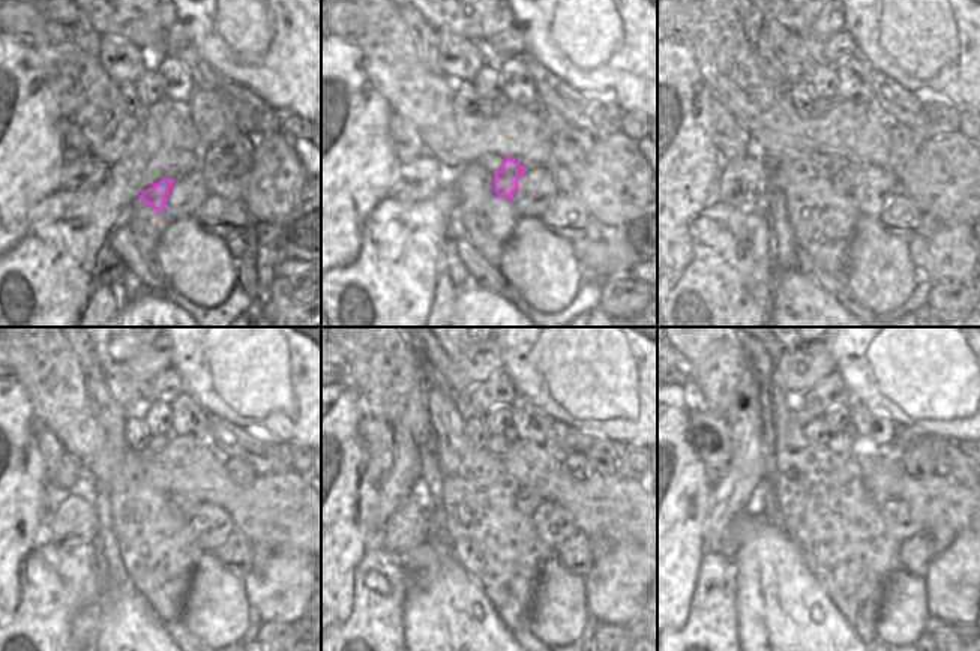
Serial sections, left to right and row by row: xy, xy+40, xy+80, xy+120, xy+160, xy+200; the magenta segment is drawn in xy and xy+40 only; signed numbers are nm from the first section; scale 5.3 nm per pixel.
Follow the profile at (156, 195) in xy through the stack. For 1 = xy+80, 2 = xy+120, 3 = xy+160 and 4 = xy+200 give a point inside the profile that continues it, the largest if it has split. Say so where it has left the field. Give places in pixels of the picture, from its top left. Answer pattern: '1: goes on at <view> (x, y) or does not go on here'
1: goes on at xy+80 (844, 171)
2: goes on at xy+120 (183, 506)
3: goes on at xy+160 (527, 501)
4: goes on at xy+200 (878, 473)

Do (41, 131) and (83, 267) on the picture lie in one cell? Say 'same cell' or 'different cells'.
different cells

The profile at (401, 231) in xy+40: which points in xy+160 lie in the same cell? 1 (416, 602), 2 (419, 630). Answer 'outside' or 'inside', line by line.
1: outside
2: outside

